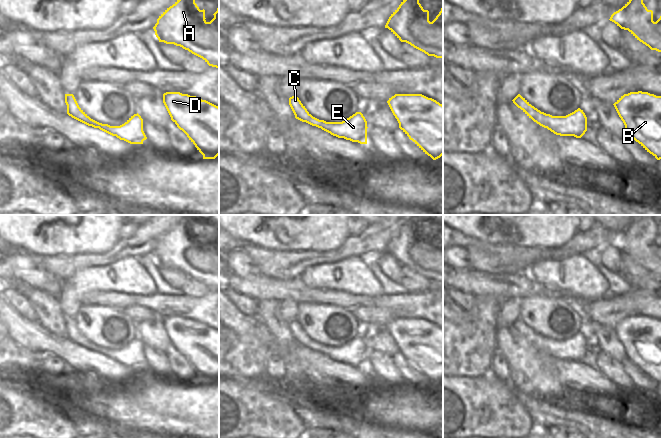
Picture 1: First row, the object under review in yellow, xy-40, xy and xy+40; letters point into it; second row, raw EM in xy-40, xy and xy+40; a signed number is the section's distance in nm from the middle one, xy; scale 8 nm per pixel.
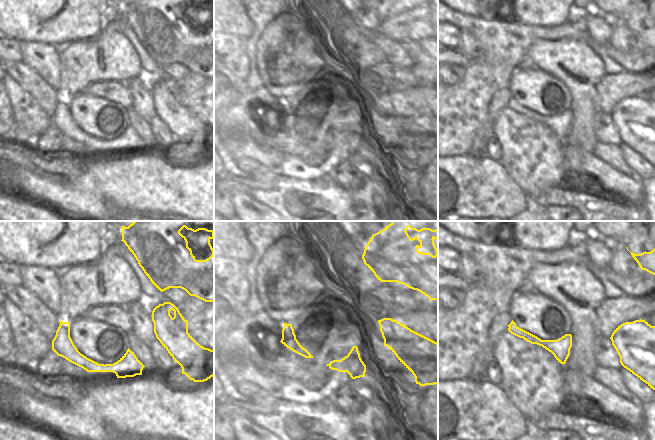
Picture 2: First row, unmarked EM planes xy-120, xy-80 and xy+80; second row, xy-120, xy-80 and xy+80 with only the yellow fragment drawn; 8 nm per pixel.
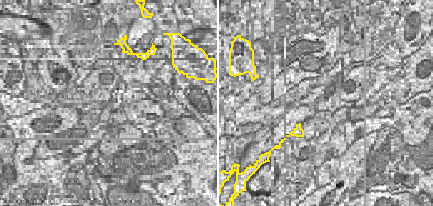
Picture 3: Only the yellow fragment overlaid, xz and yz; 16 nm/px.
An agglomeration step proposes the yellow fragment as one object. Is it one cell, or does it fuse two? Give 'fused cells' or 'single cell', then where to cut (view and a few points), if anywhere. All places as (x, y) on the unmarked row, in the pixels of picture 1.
fused cells; cut in xy+40 along (539, 335), (535, 340), (547, 351)

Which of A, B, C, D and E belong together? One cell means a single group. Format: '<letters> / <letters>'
A B D E / C

